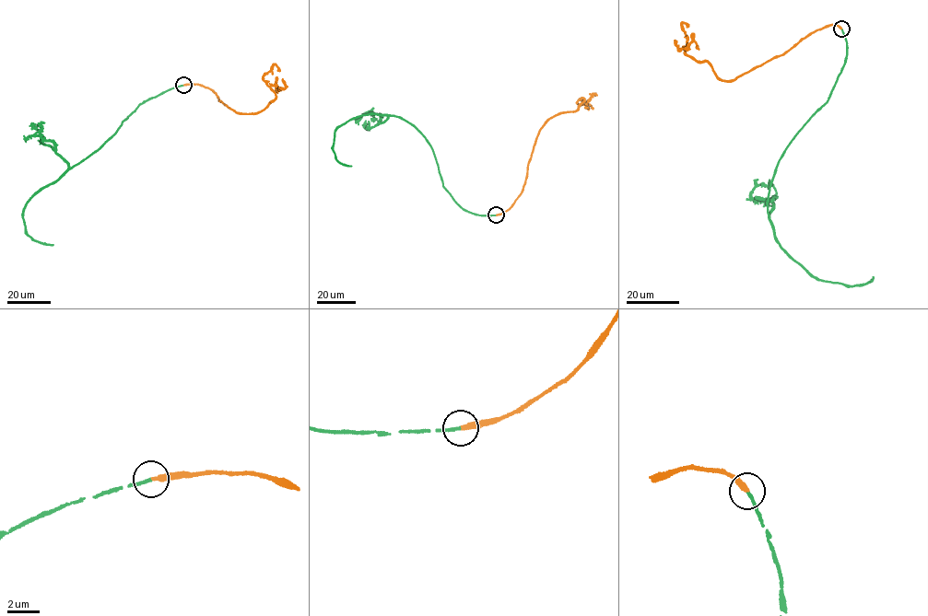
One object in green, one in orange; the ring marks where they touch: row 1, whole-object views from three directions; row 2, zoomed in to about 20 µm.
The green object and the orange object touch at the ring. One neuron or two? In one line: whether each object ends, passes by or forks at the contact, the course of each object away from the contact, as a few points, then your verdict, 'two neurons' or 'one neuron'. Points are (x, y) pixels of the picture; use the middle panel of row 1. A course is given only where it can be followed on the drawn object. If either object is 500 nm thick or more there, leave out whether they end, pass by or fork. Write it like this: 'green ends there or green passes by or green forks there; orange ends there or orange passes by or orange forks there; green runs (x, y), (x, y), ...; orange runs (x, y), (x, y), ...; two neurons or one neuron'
green ends there; orange ends there; green runs (496, 215), (463, 209), (443, 186), (427, 139), (400, 117), (371, 113), (335, 129), (335, 158), (351, 166); orange runs (496, 215), (510, 208), (522, 191), (544, 124), (577, 110), (584, 99), (580, 98), (578, 104), (593, 109); one neuron

